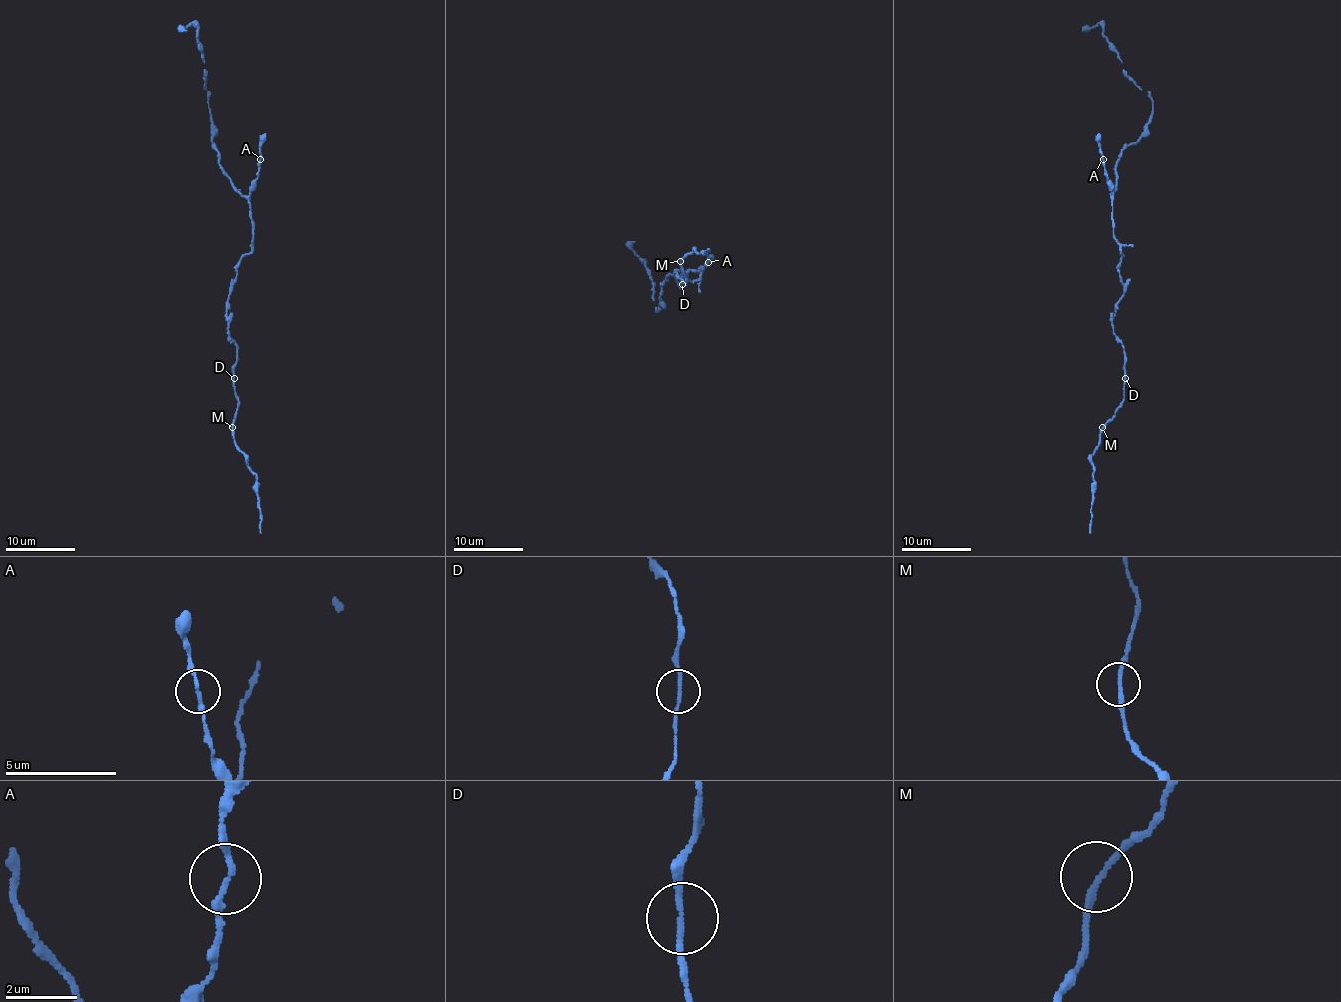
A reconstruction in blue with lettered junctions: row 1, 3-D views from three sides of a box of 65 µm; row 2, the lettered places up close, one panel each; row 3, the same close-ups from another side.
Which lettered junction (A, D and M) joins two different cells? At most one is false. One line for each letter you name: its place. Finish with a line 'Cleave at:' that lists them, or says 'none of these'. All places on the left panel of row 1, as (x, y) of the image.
Cleave at: none of these

